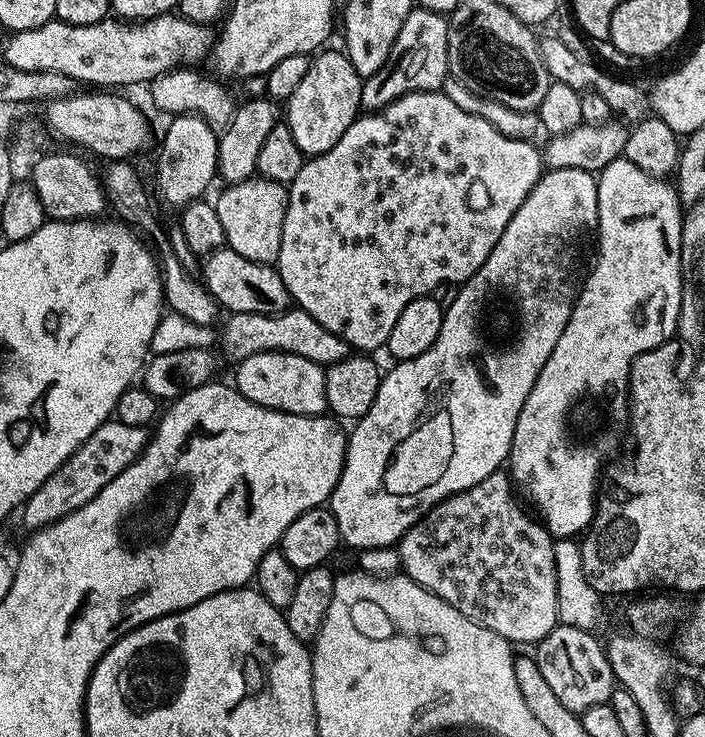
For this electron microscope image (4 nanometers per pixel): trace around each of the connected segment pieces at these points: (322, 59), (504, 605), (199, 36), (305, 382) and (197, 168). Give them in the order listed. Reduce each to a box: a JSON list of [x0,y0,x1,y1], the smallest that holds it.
[[286,51,364,157],[398,470,558,646],[2,14,214,90],[235,352,328,416],[154,114,217,206]]

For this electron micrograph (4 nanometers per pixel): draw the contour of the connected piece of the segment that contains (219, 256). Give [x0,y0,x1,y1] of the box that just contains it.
[202,246,290,312]

